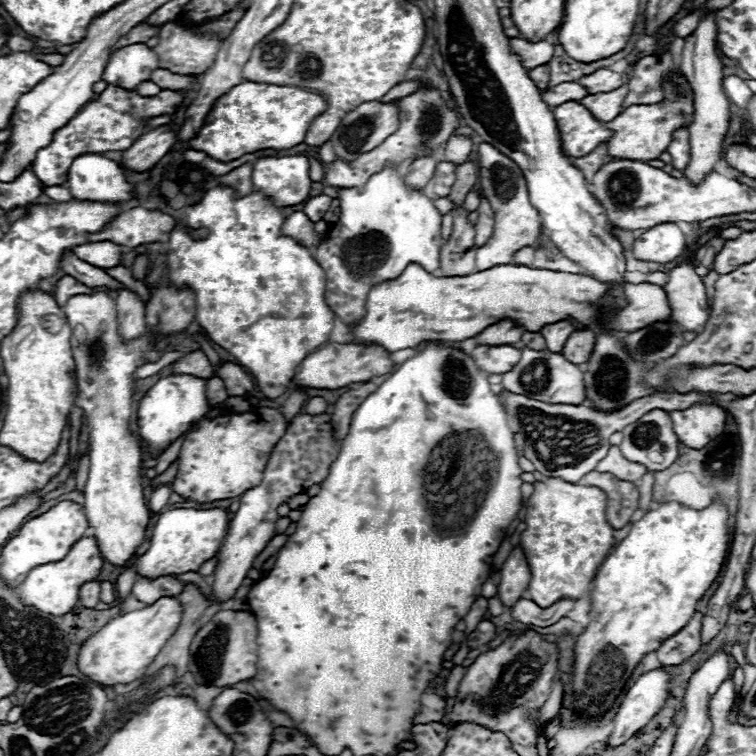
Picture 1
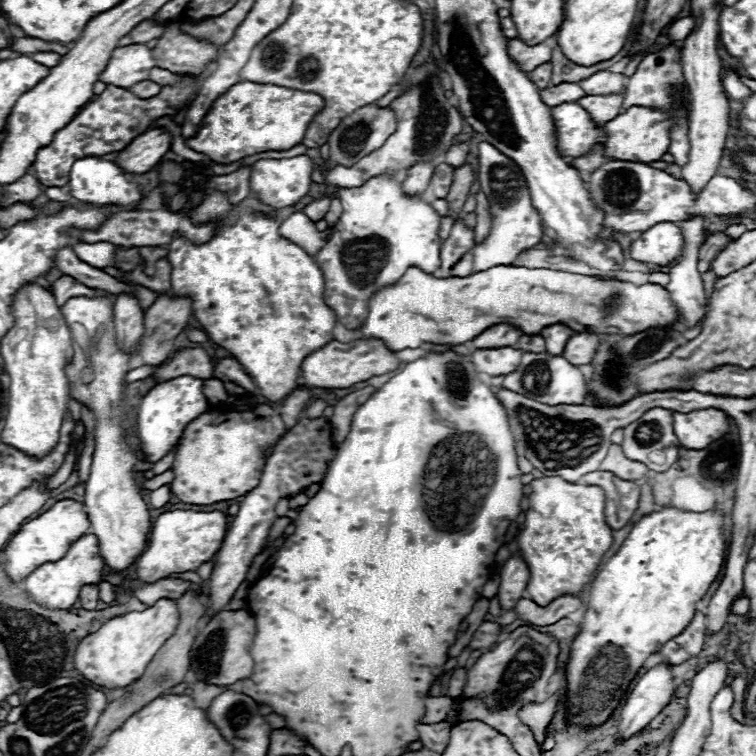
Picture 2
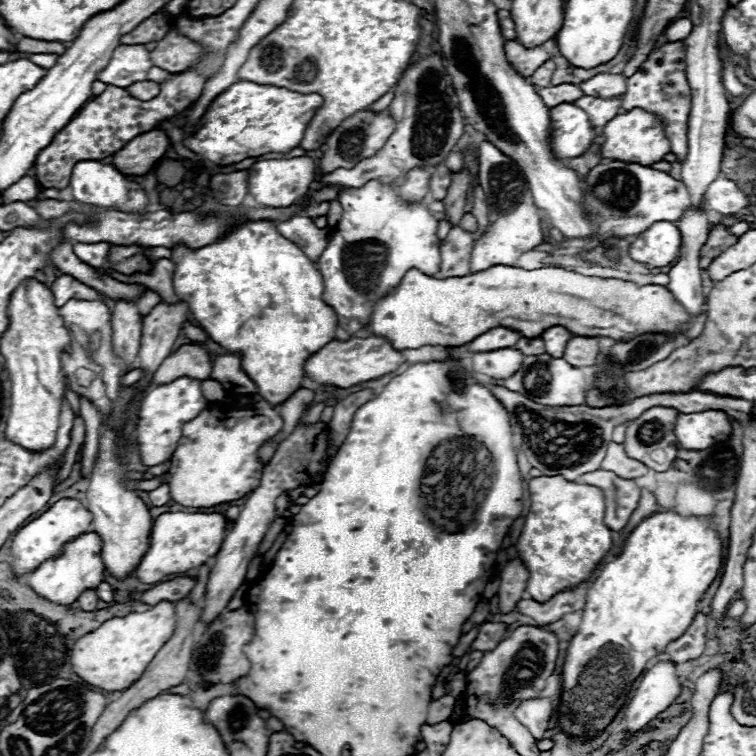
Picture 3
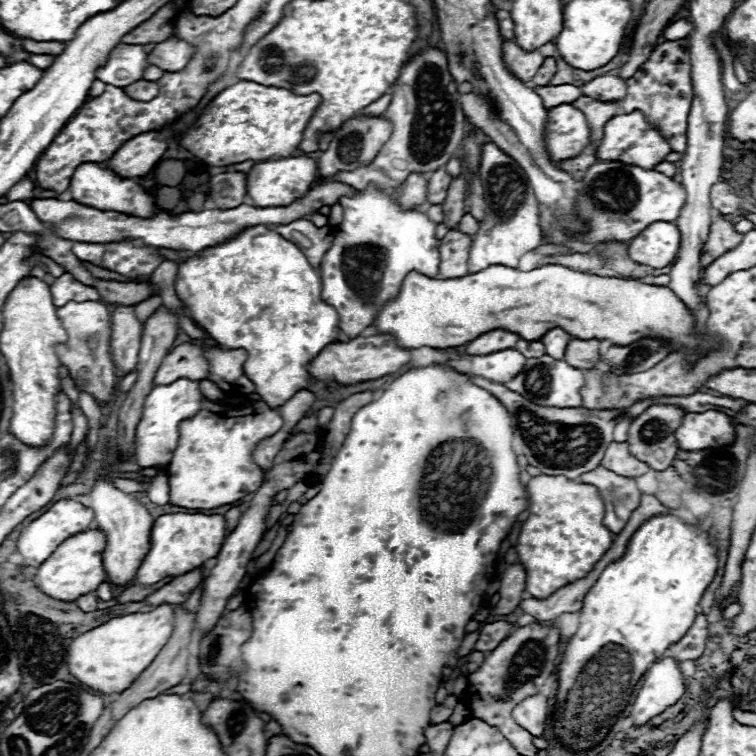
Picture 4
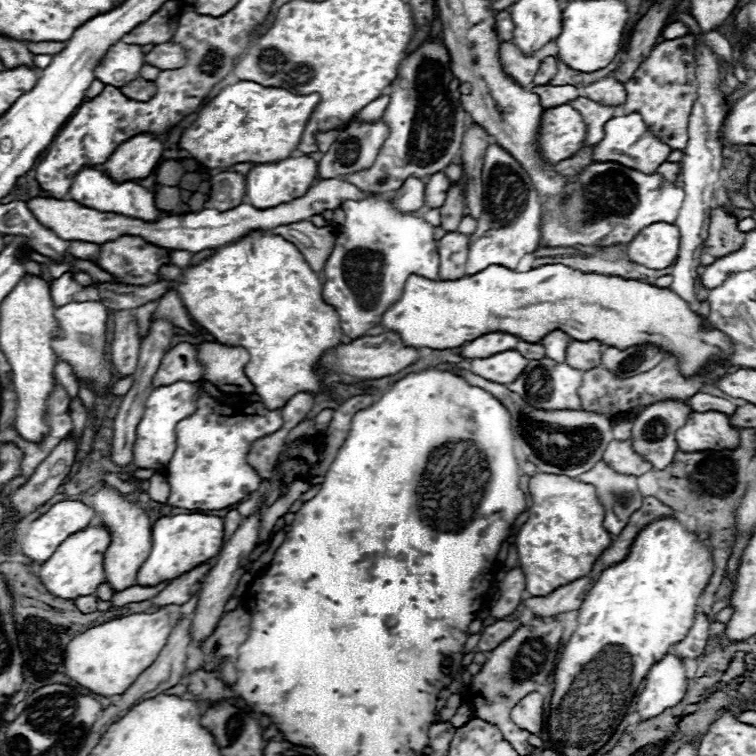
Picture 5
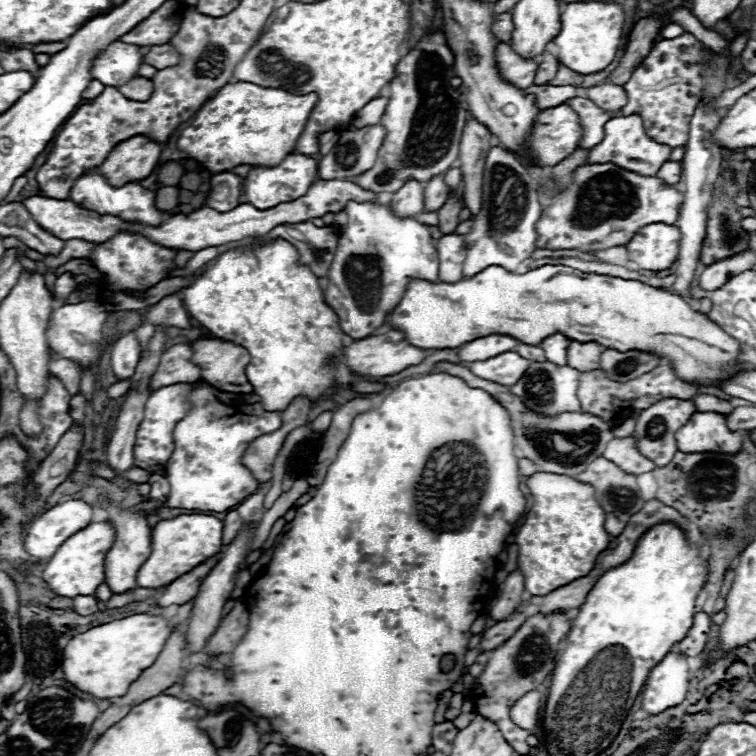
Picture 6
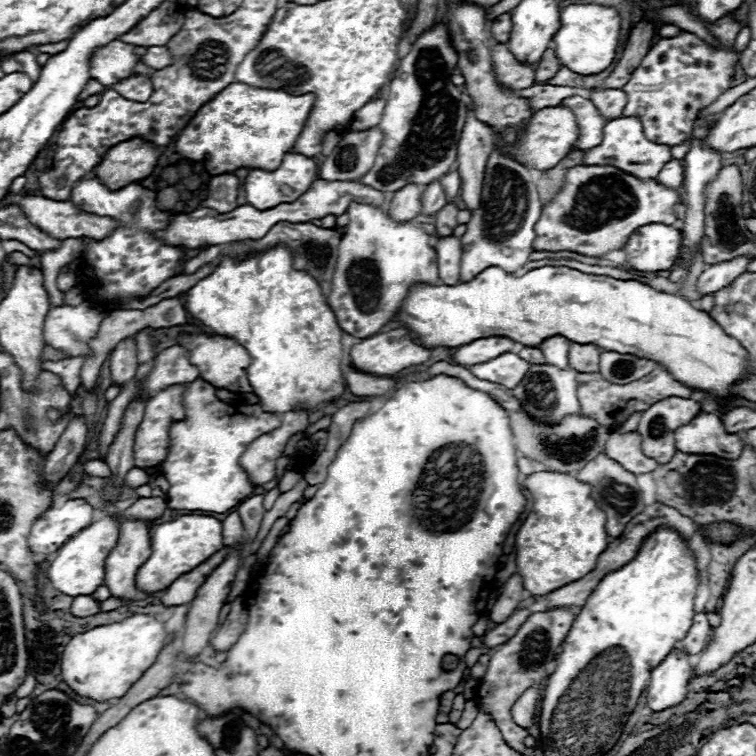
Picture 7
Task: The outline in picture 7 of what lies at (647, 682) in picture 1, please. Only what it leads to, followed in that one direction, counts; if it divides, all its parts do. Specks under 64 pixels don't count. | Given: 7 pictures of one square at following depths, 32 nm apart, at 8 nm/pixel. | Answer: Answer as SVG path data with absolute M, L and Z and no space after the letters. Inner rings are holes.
M672 650L650 674L650 684L644 692L648 708L660 712L664 708L676 706L684 700L688 682L692 678L692 666L688 662L690 654L684 650Z

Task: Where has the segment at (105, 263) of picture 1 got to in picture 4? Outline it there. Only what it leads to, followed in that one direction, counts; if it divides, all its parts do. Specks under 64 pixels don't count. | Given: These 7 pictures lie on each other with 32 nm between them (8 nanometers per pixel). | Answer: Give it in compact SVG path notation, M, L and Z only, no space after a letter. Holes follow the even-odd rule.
M74 242L72 244L72 252L76 258L92 262L96 266L100 266L102 254L104 254L104 244L90 244L90 242Z

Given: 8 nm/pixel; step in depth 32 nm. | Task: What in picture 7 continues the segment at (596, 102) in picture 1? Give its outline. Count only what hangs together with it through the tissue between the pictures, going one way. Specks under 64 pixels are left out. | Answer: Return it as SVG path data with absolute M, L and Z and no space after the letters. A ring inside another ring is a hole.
M570 96L560 102L560 106L572 110L576 124L578 124L578 140L574 144L574 150L588 150L600 144L602 140L602 128L606 120L600 116L596 106L590 100L584 100L582 96Z

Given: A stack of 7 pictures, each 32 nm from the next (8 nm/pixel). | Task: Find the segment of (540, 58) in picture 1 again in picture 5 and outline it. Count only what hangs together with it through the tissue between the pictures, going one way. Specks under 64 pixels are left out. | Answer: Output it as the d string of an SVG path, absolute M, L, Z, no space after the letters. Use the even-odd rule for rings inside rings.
M512 42L500 44L500 64L504 72L524 88L530 86L530 82L534 80L534 74L538 72L540 62L542 60L536 54L524 56Z

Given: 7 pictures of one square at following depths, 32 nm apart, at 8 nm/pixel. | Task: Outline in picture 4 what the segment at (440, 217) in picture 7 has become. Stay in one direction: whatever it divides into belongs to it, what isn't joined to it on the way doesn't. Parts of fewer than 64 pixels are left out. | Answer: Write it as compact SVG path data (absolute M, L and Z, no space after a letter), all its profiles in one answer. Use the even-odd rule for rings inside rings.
M466 176L454 178L450 188L448 188L448 196L442 204L442 212L444 212L444 224L452 230L458 226L460 218L466 214L466 188L468 188L468 180Z

